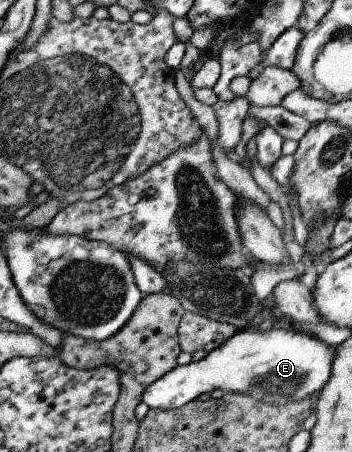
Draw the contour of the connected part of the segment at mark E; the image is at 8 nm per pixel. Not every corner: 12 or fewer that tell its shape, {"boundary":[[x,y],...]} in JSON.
{"boundary":[[238,329],[151,382],[149,409],[212,390],[283,405],[316,396],[335,346]]}

